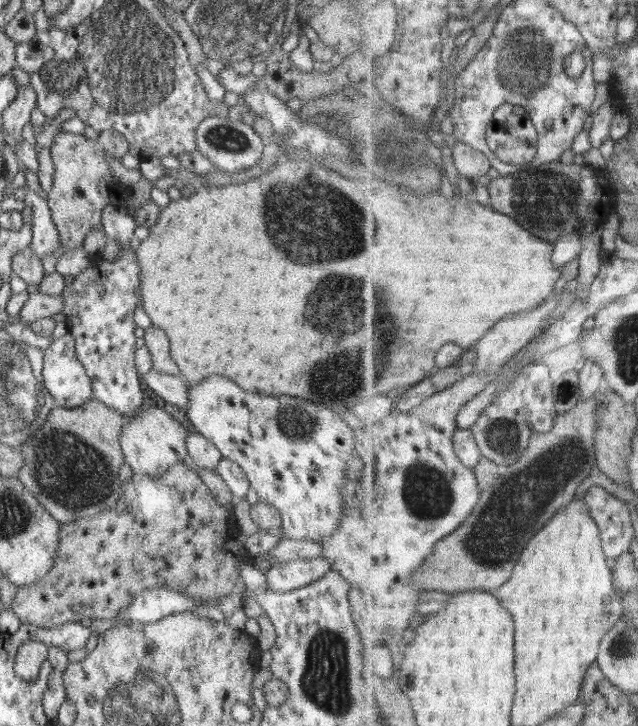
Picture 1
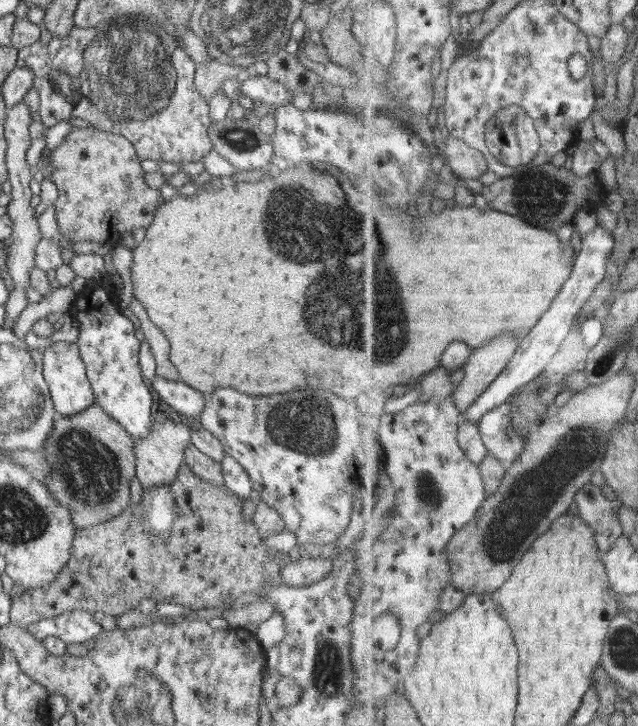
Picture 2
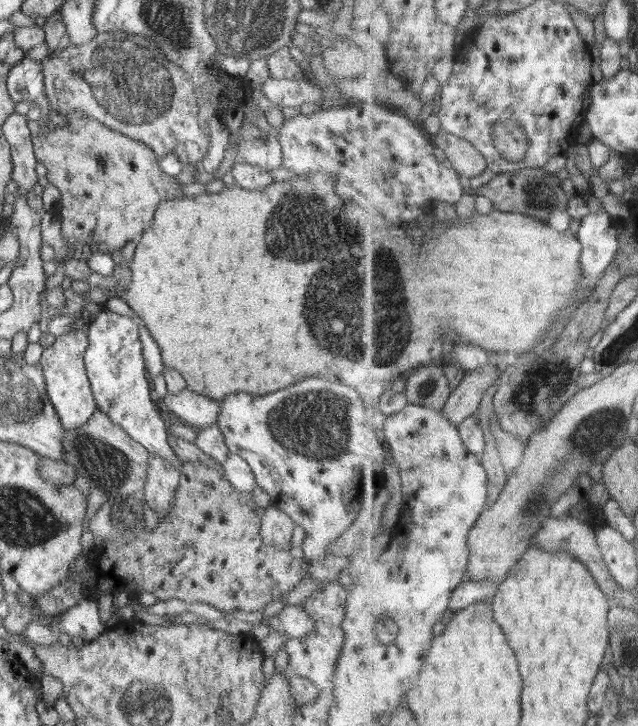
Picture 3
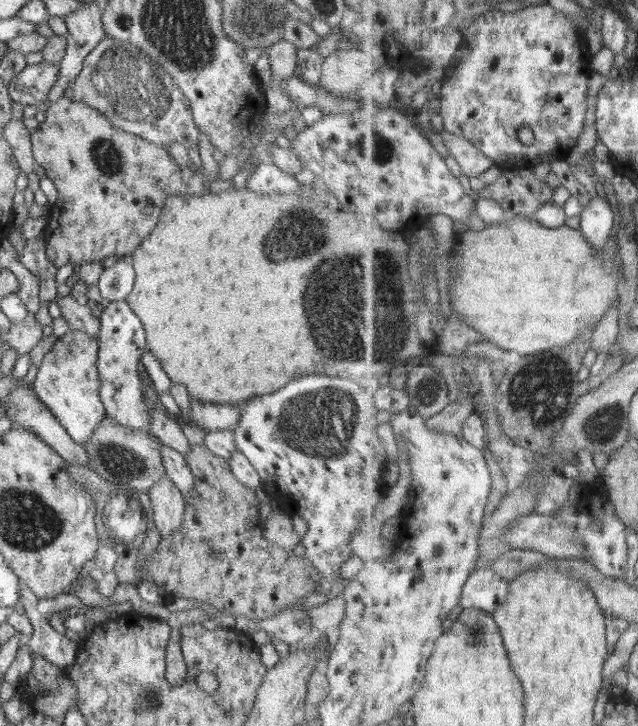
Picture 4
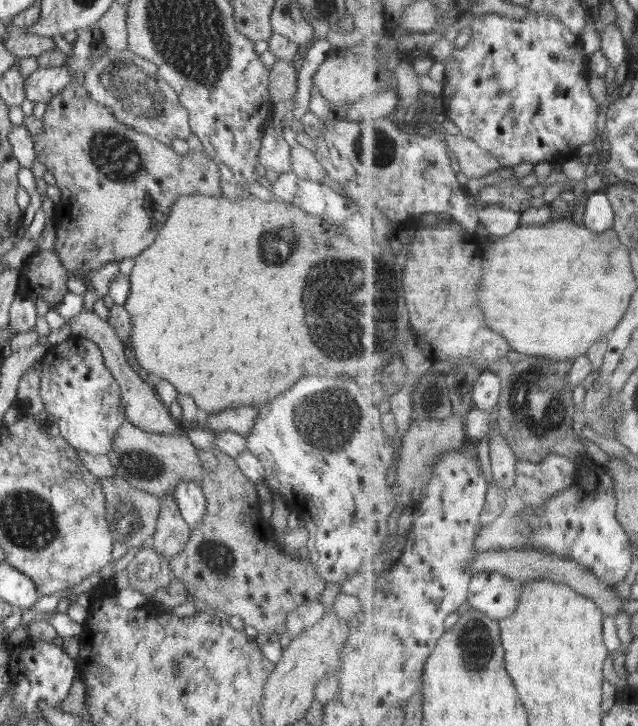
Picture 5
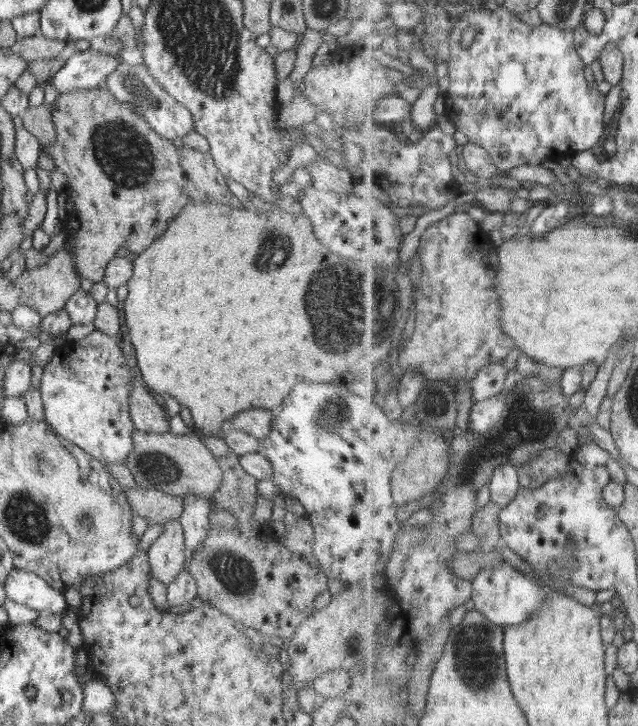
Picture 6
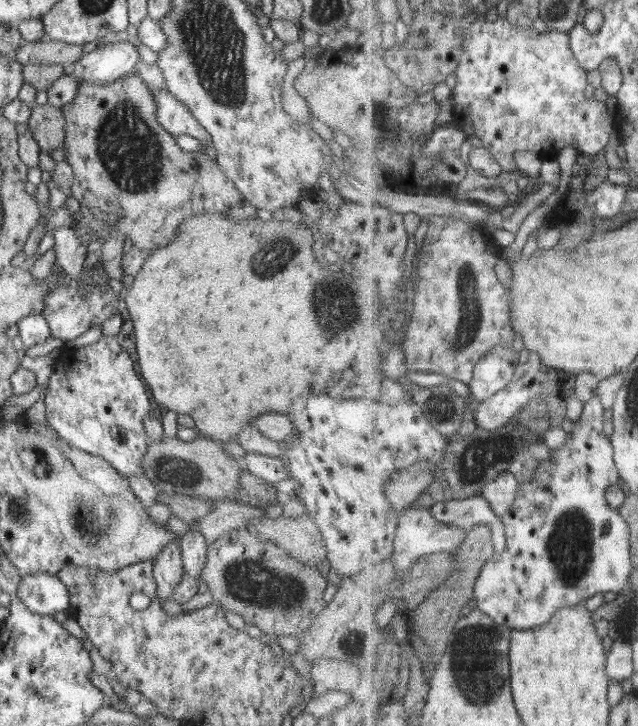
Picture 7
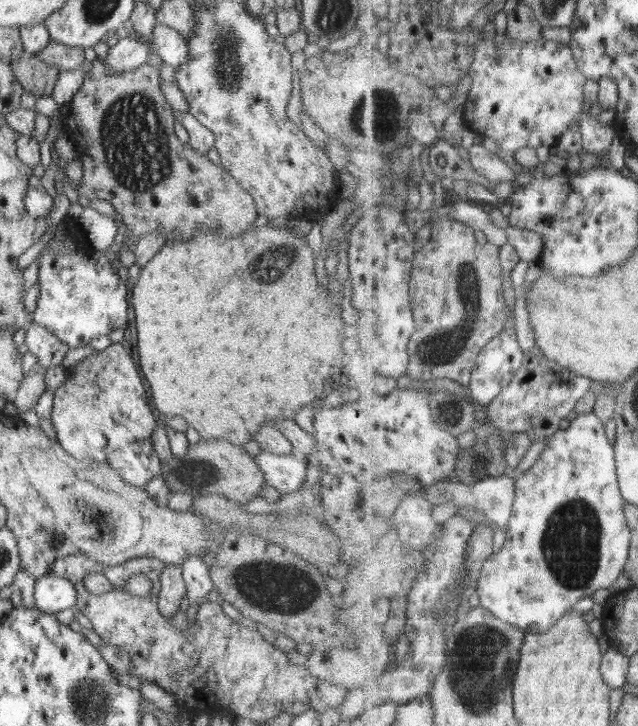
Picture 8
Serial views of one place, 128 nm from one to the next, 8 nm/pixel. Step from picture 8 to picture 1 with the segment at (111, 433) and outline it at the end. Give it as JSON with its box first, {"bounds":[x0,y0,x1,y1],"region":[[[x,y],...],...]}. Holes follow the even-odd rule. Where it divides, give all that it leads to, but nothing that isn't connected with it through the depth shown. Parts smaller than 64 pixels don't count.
{"bounds":[43,333,93,408],"region":[[[68,333],[43,351],[43,385],[56,406],[74,408],[93,398],[91,378],[78,361],[75,340]]]}

